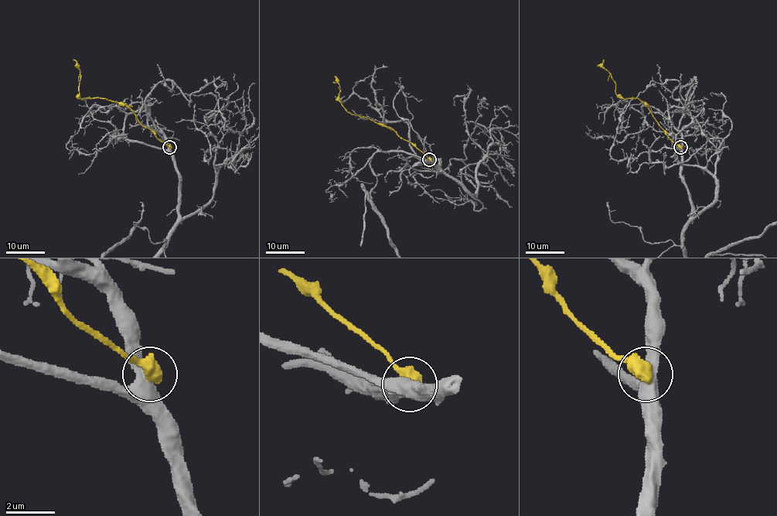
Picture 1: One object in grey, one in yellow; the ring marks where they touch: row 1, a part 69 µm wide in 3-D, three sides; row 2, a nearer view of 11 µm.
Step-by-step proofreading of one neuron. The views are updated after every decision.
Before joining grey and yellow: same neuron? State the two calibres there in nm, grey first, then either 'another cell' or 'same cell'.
420 nm thick on the grey side, 600 nm on the other; another cell

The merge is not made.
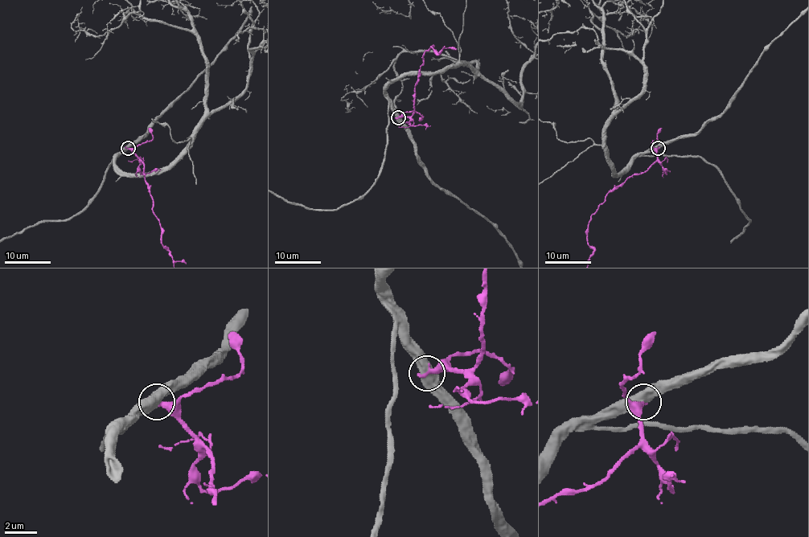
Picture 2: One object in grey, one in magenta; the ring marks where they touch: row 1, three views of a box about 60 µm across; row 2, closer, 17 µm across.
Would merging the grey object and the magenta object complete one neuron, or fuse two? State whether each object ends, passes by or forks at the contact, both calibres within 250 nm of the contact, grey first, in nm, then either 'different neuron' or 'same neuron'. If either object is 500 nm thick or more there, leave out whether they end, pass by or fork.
calibres 600 and 360 nm; different neuron

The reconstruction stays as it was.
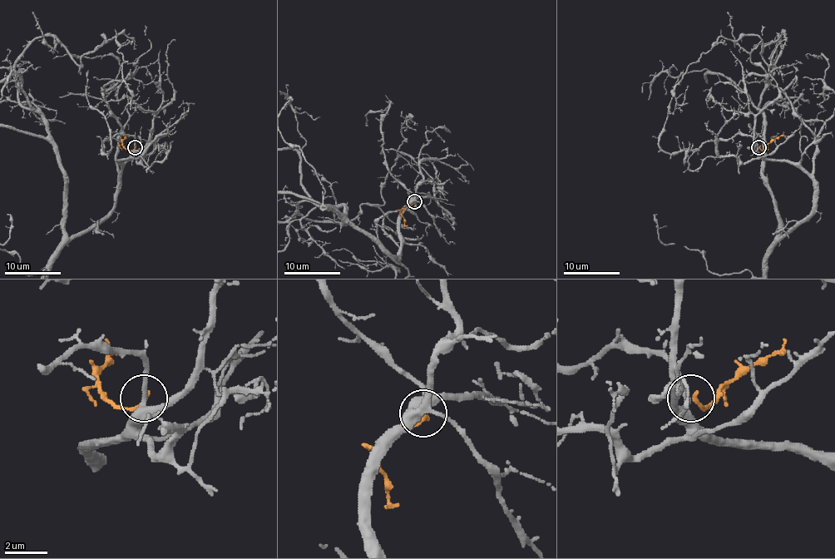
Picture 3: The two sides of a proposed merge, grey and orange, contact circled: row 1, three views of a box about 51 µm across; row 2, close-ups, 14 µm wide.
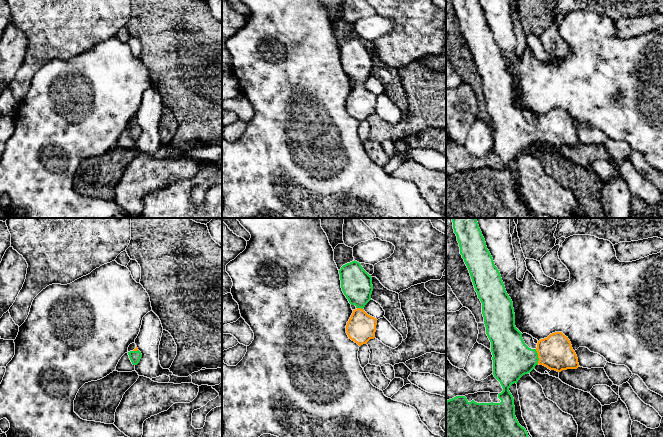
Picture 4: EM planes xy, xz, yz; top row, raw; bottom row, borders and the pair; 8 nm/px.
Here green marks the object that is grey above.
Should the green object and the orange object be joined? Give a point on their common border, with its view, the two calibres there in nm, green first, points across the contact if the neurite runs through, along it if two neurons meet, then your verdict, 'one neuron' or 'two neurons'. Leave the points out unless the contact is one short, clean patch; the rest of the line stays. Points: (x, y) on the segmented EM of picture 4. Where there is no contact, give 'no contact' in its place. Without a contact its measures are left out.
contact yz (537, 356); calibres 320 and 280 nm; way yz (512, 358), (537, 356), (555, 352); one neuron

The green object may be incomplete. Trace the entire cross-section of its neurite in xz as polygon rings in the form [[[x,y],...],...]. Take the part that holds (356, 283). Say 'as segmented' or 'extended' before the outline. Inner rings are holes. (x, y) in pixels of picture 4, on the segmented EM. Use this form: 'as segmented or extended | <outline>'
extended | [[[355,260],[343,265],[339,274],[344,295],[351,305],[356,306],[347,322],[346,333],[359,346],[367,344],[370,339],[375,338],[377,325],[377,319],[363,309],[371,300],[372,277]]]

